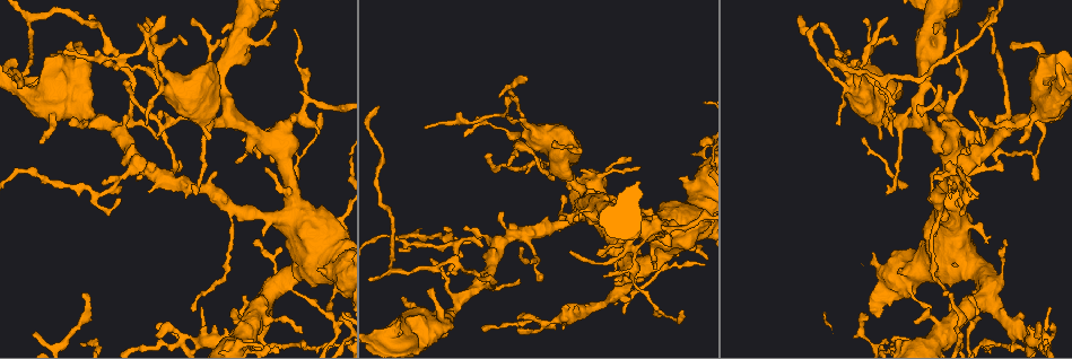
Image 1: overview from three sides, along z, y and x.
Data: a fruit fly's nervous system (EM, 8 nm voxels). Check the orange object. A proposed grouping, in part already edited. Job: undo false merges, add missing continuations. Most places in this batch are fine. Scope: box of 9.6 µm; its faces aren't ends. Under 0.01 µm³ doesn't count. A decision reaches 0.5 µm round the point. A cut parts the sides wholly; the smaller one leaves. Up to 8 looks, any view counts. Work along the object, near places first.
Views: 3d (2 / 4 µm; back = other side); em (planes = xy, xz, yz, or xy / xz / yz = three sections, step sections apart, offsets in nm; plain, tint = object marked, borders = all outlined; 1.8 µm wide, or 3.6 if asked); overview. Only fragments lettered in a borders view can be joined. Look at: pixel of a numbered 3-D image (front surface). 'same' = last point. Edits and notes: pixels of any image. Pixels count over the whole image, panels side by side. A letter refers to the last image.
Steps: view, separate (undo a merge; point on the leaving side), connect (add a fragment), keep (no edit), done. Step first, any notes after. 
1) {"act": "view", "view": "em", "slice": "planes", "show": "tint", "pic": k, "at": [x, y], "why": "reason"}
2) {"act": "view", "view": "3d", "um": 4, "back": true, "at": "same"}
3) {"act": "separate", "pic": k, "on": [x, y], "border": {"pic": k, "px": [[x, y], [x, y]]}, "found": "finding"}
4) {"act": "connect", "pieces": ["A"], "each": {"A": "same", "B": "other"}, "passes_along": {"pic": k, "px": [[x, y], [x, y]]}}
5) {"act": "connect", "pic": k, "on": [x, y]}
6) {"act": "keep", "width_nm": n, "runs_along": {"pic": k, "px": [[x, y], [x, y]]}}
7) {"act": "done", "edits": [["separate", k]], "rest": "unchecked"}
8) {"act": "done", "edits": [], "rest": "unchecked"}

{"act": "view", "view": "3d", "um": 4, "pic": 1, "at": [296, 270], "why": "abrupt turn"}

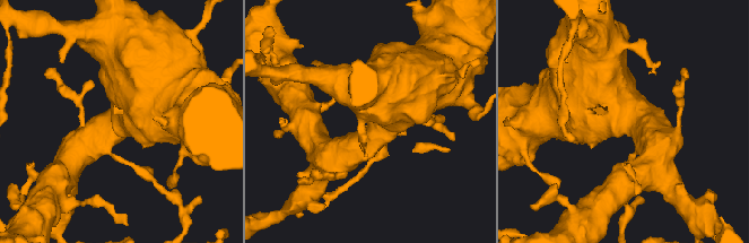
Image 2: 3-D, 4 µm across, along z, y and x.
{"act": "view", "view": "em", "um": 3.6, "slice": "planes", "show": "borders", "pic": 2, "at": [373, 135], "why": "shape alone is not enough"}

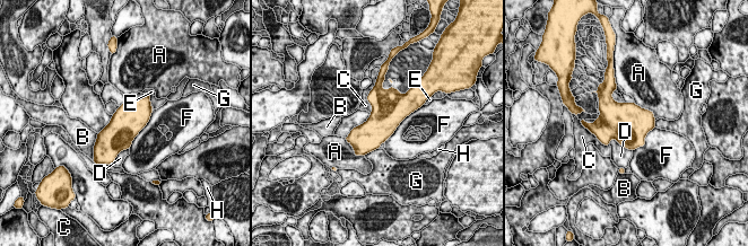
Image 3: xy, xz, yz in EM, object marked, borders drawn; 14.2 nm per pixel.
{"act": "keep", "longest_contact_nm": ["F", 650], "each": {"A": "other", "B": "other", "C": "other", "D": "other", "E": "other", "F": "other", "G": "other", "H": "other"}, "found": "continuous, no second cell"}

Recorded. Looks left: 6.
{"act": "view", "view": "em", "slice": "planes", "show": "borders", "pic": 1, "at": [669, 228], "why": "a narrow waist"}

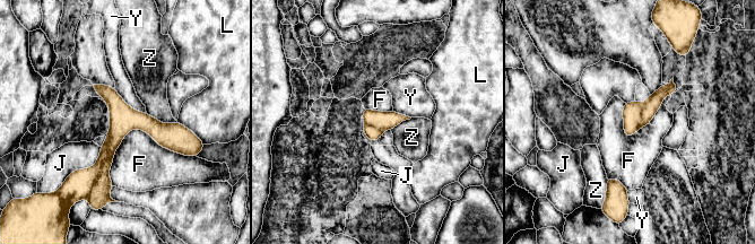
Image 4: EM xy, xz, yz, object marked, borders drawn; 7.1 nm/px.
{"act": "keep", "width_nm": 160, "each": {"F": "other", "J": "other", "L": "other", "Y": "other", "Z": "other"}, "runs_along": {"pic": 4, "px": [[190, 136], [129, 123], [105, 159], [84, 172]]}, "found": "all the same cell"}

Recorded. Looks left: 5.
{"act": "view", "view": "3d", "um": 4, "pic": 1, "at": [527, 77], "why": "thin end"}

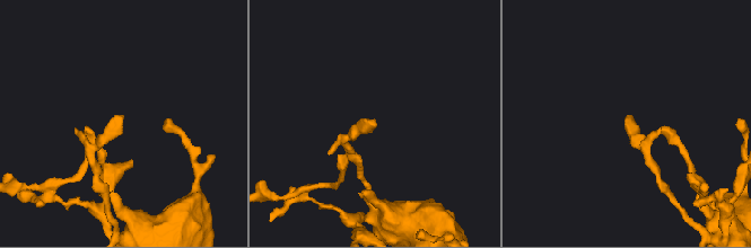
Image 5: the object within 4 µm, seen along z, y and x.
{"act": "view", "view": "em", "um": 3.6, "slice": "yz", "step": 16, "show": "borders", "pic": 5, "at": [121, 121]}

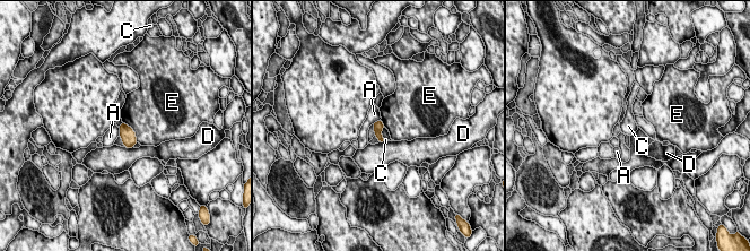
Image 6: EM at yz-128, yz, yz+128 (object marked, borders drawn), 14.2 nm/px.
{"act": "keep", "each": {"A": "other", "C": "other", "D": "other", "E": "other"}, "border": {"pic": 6, "px": [[383, 127], [382, 135], [385, 140]]}, "found": "none of them fits"}

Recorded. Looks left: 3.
{"act": "view", "view": "em", "um": 3.6, "slice": "planes", "show": "borders", "pic": 1, "at": [30, 95], "why": "calibre changes"}

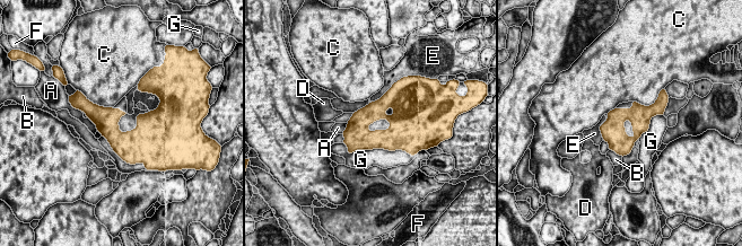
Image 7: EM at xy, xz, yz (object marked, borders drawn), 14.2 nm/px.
{"act": "keep", "each": {"A": "other", "B": "other", "C": "other", "D": "other", "E": "other", "F": "other", "G": "other"}, "border": {"pic": 7, "px": [[603, 140], [608, 143], [609, 149]]}, "found": "one cell here"}

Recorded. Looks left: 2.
{"act": "done", "edits": [], "rest": "unchecked"}

